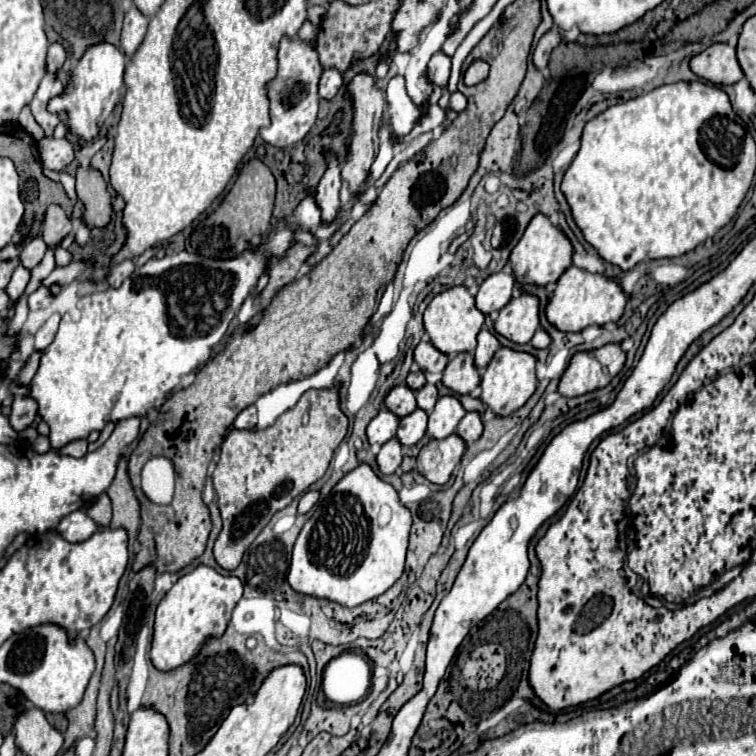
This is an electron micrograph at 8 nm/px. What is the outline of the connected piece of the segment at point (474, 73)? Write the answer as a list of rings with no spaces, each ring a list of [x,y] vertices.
[[[475,61],[475,63],[465,71],[463,81],[465,81],[467,85],[475,85],[475,83],[481,83],[481,81],[487,77],[487,73],[489,73],[487,63],[485,63],[485,61]]]

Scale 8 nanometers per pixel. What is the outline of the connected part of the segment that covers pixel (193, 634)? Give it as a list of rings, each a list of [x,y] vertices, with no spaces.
[[[197,565],[193,571],[181,575],[157,607],[155,633],[151,643],[153,665],[161,671],[167,671],[195,657],[207,637],[219,637],[225,633],[227,623],[231,621],[231,611],[241,597],[241,581],[233,575],[217,573],[213,567]]]

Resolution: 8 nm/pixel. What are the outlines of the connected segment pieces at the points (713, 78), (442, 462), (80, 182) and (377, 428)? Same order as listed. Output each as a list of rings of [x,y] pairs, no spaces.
[[[713,43],[705,51],[689,59],[689,67],[695,75],[715,83],[715,85],[733,85],[743,79],[735,47],[727,43]]]
[[[453,433],[441,441],[429,441],[417,455],[415,471],[435,485],[445,485],[465,453],[465,441]]]
[[[79,165],[75,171],[77,201],[73,205],[71,219],[83,219],[87,227],[103,229],[111,221],[111,197],[103,175],[93,167]]]
[[[381,409],[373,419],[371,423],[367,425],[367,441],[373,445],[373,443],[387,443],[389,439],[395,437],[397,433],[397,427],[399,427],[399,417],[387,409]]]

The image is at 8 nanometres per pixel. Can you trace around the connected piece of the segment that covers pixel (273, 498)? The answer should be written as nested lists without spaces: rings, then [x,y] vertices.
[[[331,387],[331,389],[321,389],[321,391],[317,391],[317,389],[307,391],[293,409],[285,411],[265,431],[233,429],[225,435],[225,439],[221,443],[221,457],[213,471],[213,487],[217,491],[219,509],[221,509],[221,517],[223,517],[223,531],[219,533],[219,537],[215,541],[213,553],[215,553],[217,563],[223,569],[233,571],[241,563],[247,547],[255,541],[255,537],[261,533],[261,529],[269,523],[269,519],[325,475],[329,461],[333,457],[333,451],[337,449],[337,445],[343,441],[343,437],[347,433],[347,425],[349,425],[349,421],[343,415],[343,411],[339,409],[337,389]]]

